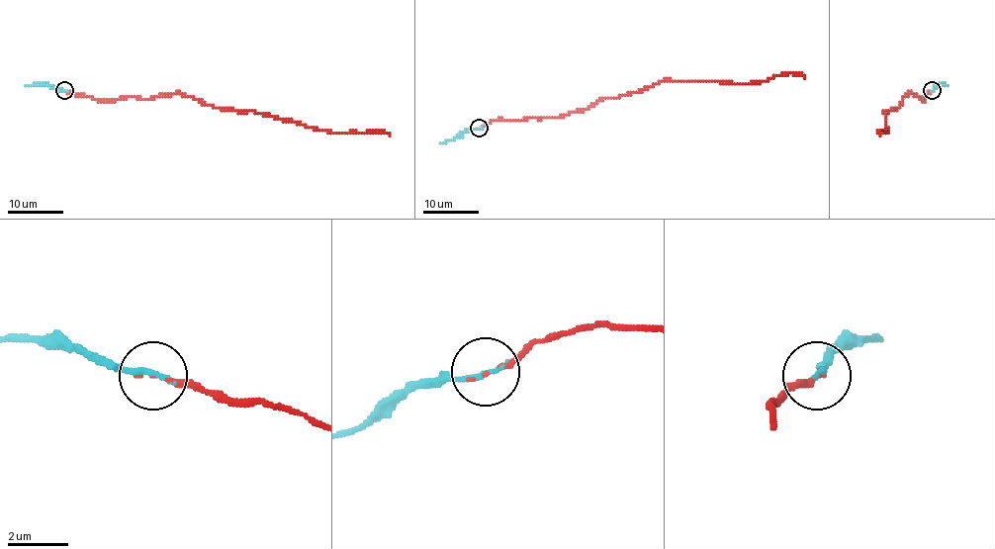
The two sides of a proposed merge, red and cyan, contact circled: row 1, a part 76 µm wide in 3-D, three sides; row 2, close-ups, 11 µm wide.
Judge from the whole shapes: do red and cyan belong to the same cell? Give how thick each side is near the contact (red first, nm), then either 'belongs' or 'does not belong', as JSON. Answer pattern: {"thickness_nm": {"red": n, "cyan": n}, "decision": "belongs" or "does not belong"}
{"thickness_nm": {"red": 130, "cyan": 200}, "decision": "belongs"}

